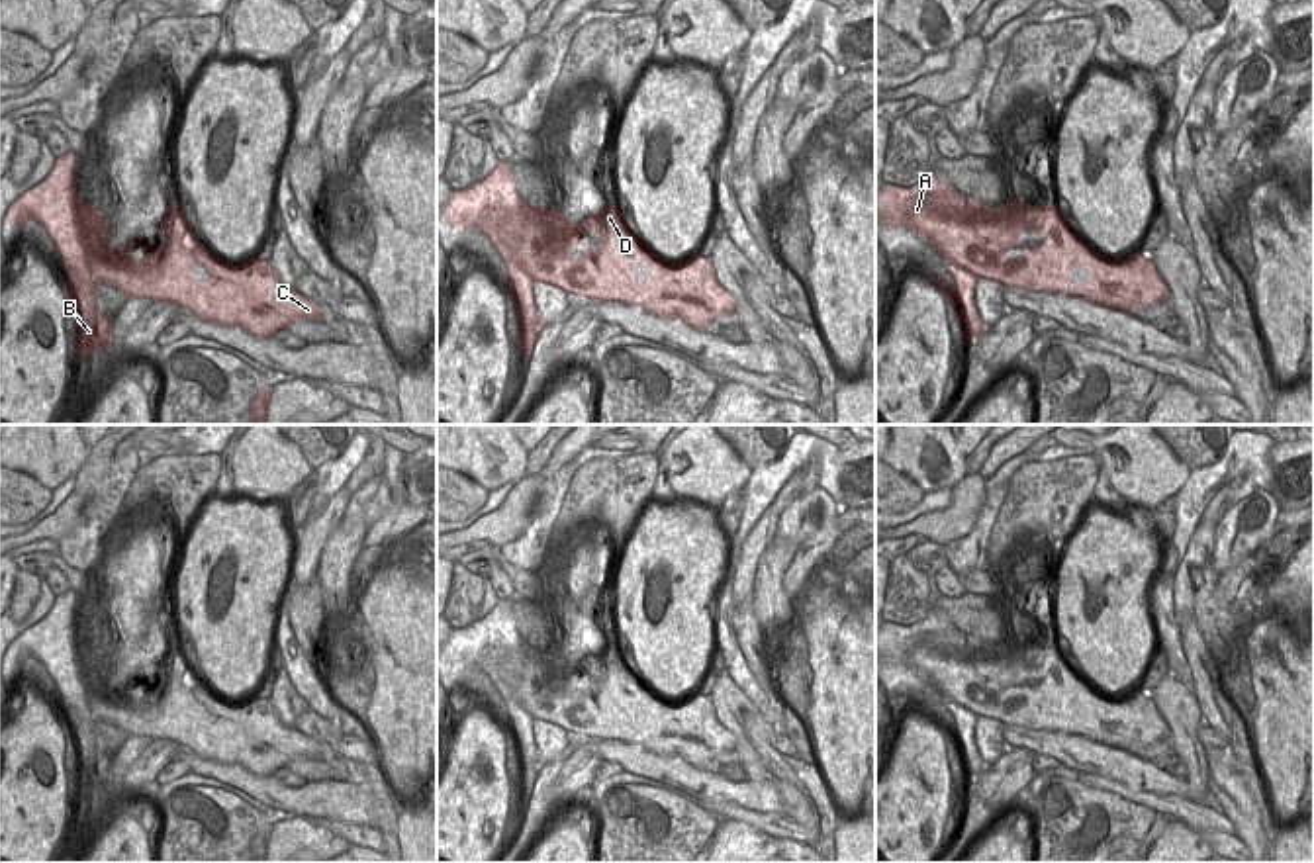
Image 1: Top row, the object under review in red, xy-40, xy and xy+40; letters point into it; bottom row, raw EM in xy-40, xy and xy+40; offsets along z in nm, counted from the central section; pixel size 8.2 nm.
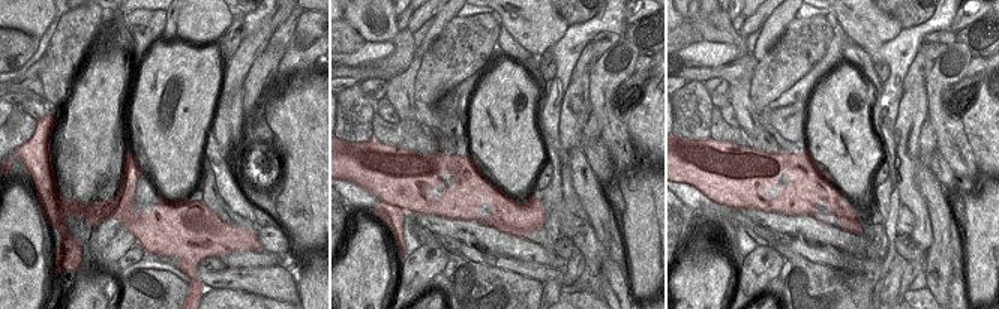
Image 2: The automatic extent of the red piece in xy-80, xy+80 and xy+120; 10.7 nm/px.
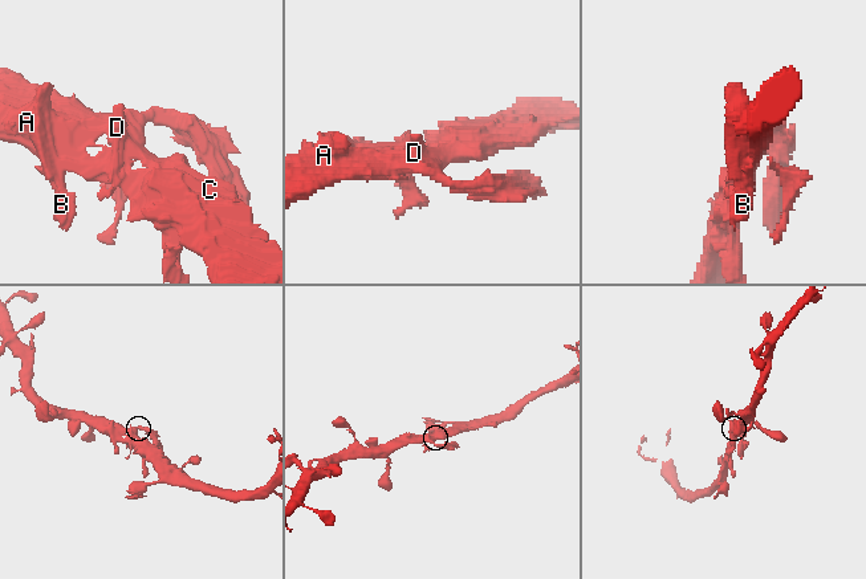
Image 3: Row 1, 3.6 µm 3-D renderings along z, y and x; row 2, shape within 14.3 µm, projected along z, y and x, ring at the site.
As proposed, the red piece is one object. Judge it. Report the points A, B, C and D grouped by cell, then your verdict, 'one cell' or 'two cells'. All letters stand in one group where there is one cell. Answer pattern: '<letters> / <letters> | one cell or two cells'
A B C D | one cell

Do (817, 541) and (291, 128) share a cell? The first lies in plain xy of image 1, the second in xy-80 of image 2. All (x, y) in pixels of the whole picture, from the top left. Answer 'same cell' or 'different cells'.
different cells

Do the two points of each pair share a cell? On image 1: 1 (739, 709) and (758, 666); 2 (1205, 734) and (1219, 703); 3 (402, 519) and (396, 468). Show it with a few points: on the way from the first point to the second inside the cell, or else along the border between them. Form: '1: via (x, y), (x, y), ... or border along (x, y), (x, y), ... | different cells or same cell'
1: border along (758, 709), (764, 715) | different cells
2: border along (1203, 719), (1228, 742) | different cells
3: border along (402, 478), (390, 490) | different cells

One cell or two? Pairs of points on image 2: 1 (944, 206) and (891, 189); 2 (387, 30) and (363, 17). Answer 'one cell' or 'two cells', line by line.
1: two cells
2: one cell

